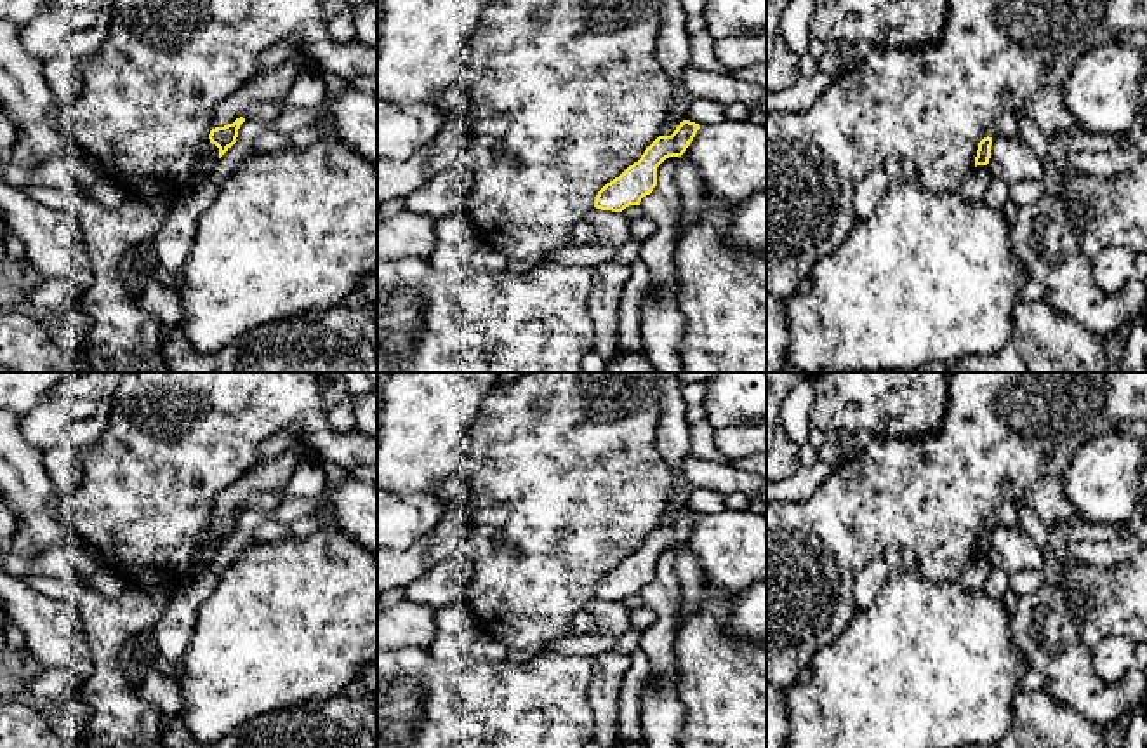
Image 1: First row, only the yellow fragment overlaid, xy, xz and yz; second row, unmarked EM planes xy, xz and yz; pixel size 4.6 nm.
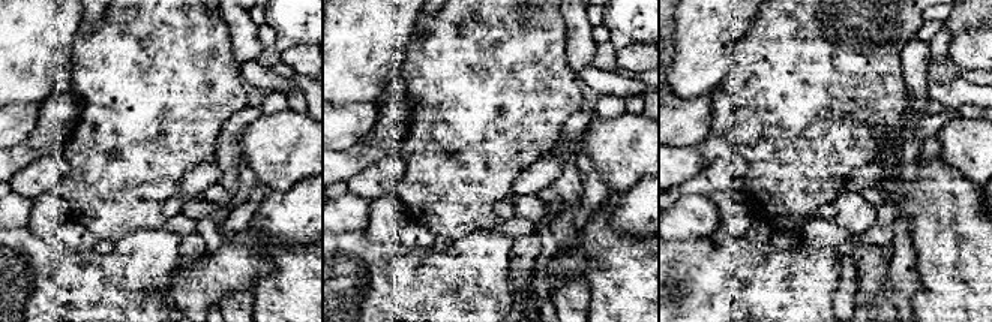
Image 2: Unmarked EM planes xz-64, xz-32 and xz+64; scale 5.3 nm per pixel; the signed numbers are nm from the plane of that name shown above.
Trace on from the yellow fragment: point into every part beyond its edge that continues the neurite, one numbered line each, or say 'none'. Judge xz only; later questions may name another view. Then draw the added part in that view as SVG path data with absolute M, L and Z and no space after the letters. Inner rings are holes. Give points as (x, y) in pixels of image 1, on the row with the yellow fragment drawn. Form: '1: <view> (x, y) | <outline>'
none

